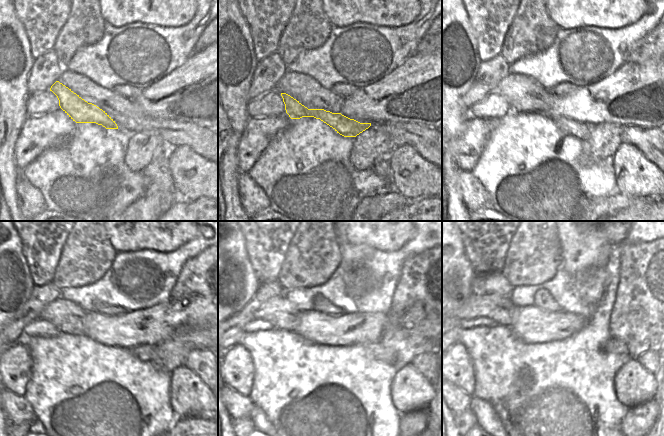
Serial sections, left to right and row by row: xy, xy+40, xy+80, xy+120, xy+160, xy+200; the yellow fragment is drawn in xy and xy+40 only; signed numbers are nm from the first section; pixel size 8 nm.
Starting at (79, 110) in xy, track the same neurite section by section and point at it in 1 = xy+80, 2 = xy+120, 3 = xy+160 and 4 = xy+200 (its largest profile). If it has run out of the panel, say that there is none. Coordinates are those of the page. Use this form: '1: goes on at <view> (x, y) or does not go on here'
1: goes on at xy+80 (580, 130)
2: goes on at xy+120 (148, 353)
3: goes on at xy+160 (376, 350)
4: goes on at xy+200 (616, 347)

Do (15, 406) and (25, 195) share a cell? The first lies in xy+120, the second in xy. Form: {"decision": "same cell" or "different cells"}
{"decision": "same cell"}

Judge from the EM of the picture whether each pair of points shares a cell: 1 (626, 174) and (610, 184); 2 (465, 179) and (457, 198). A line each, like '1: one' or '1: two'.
1: two
2: two

